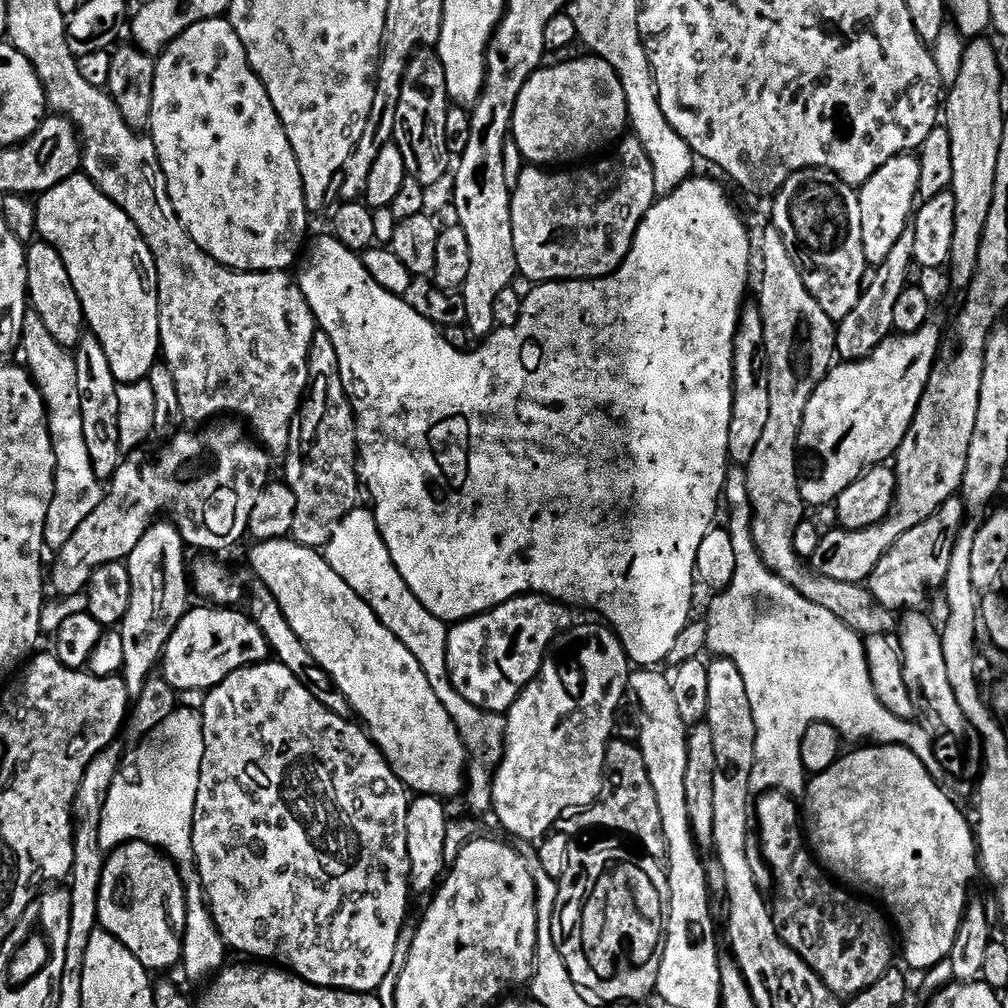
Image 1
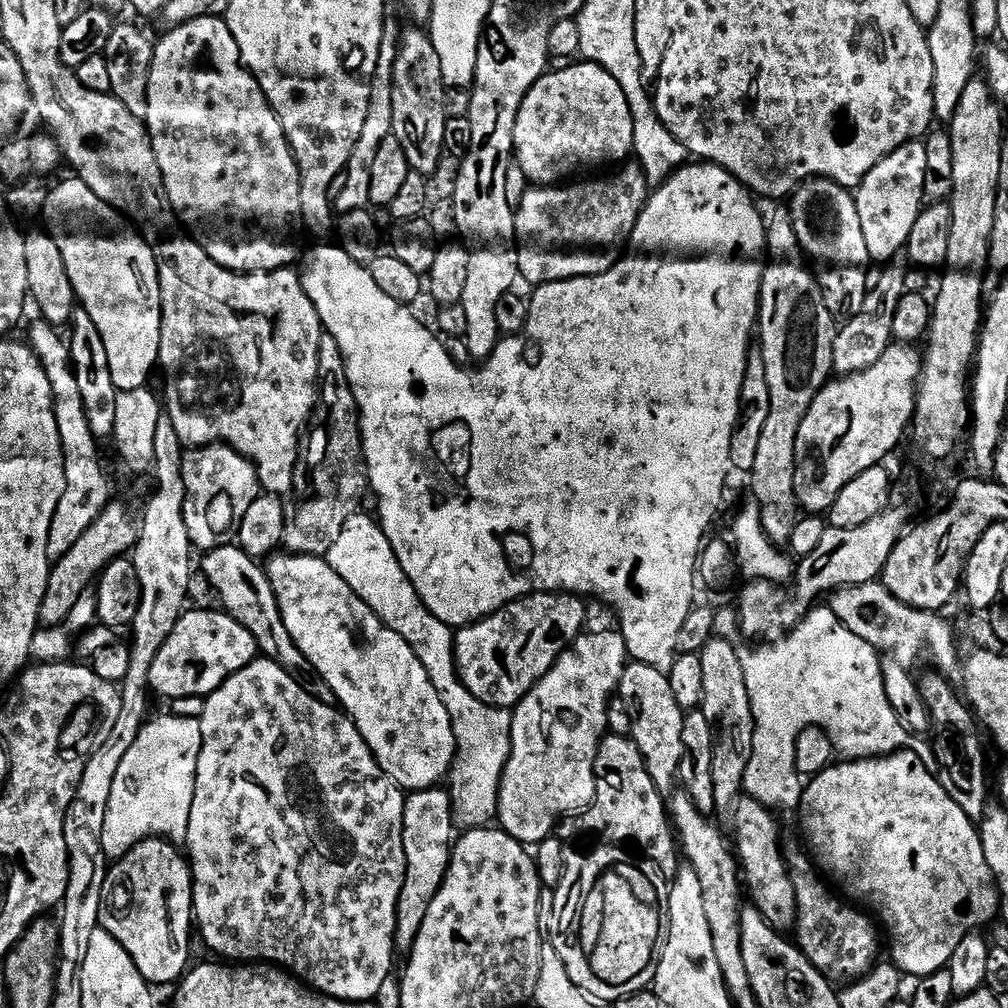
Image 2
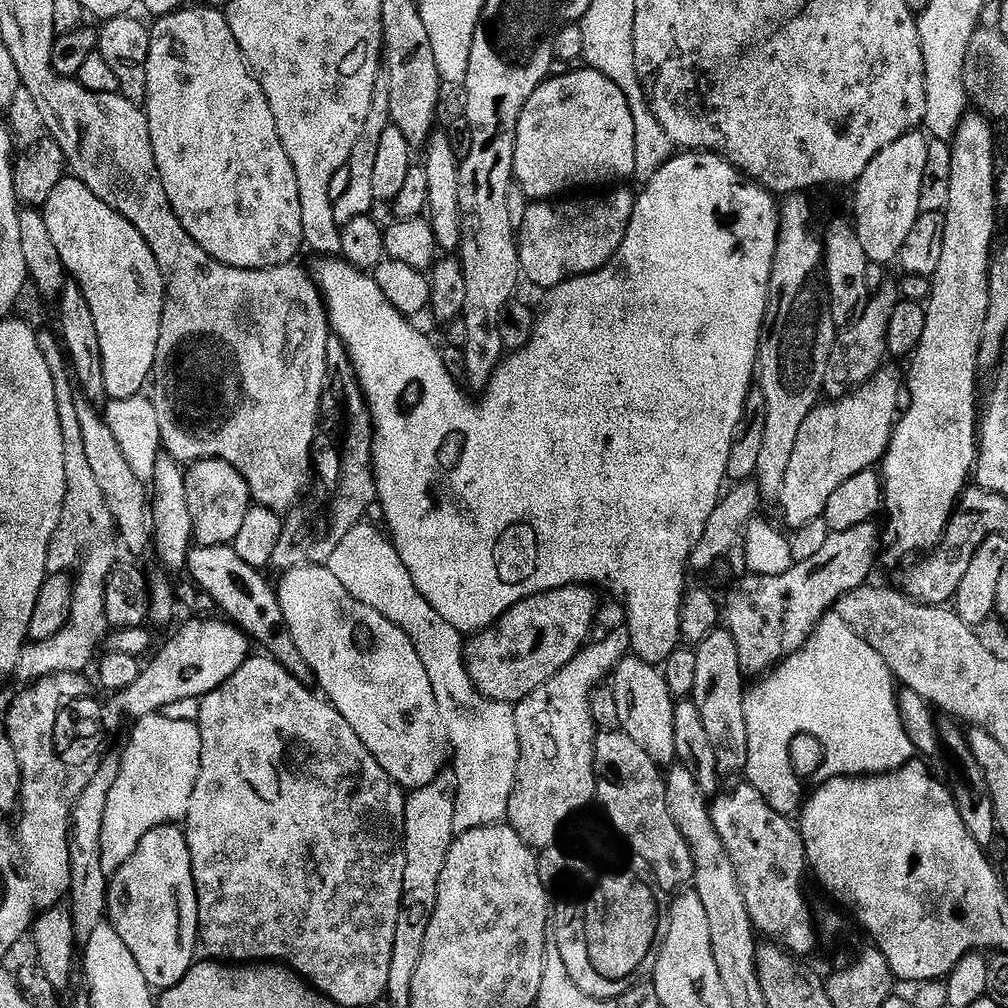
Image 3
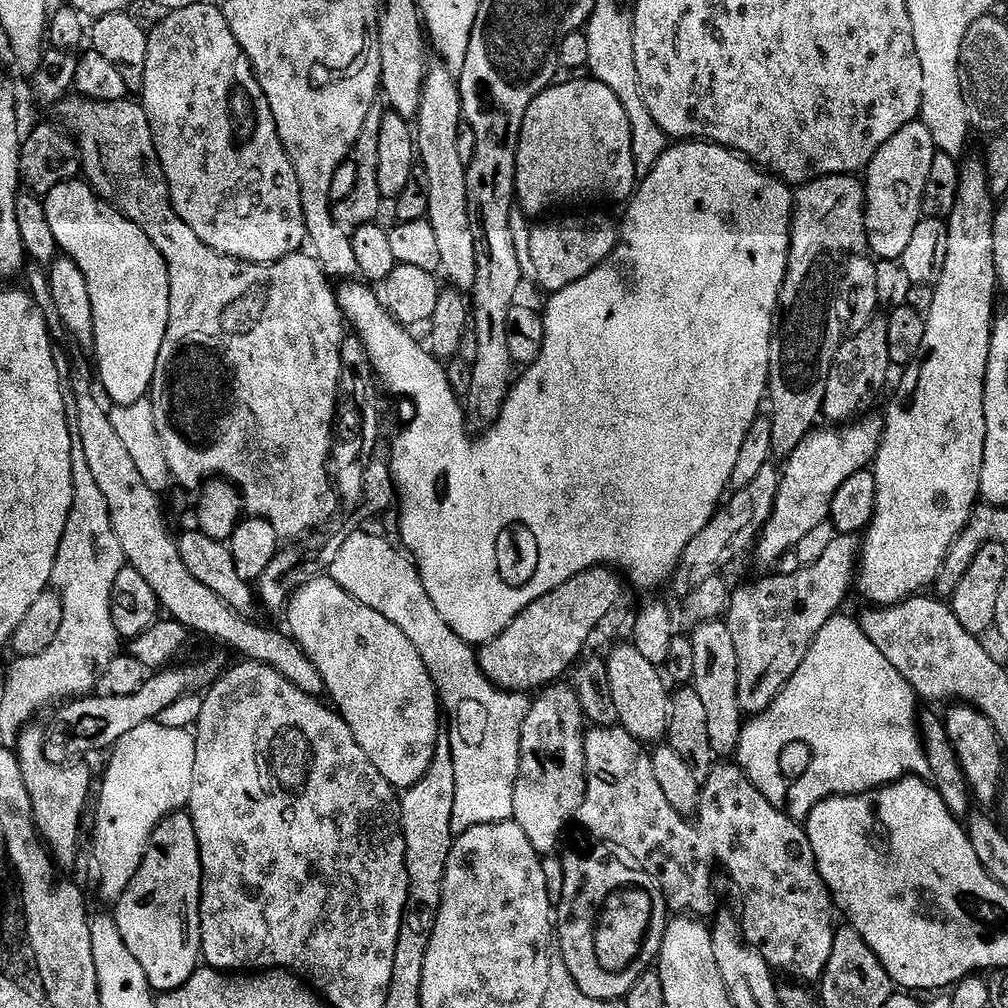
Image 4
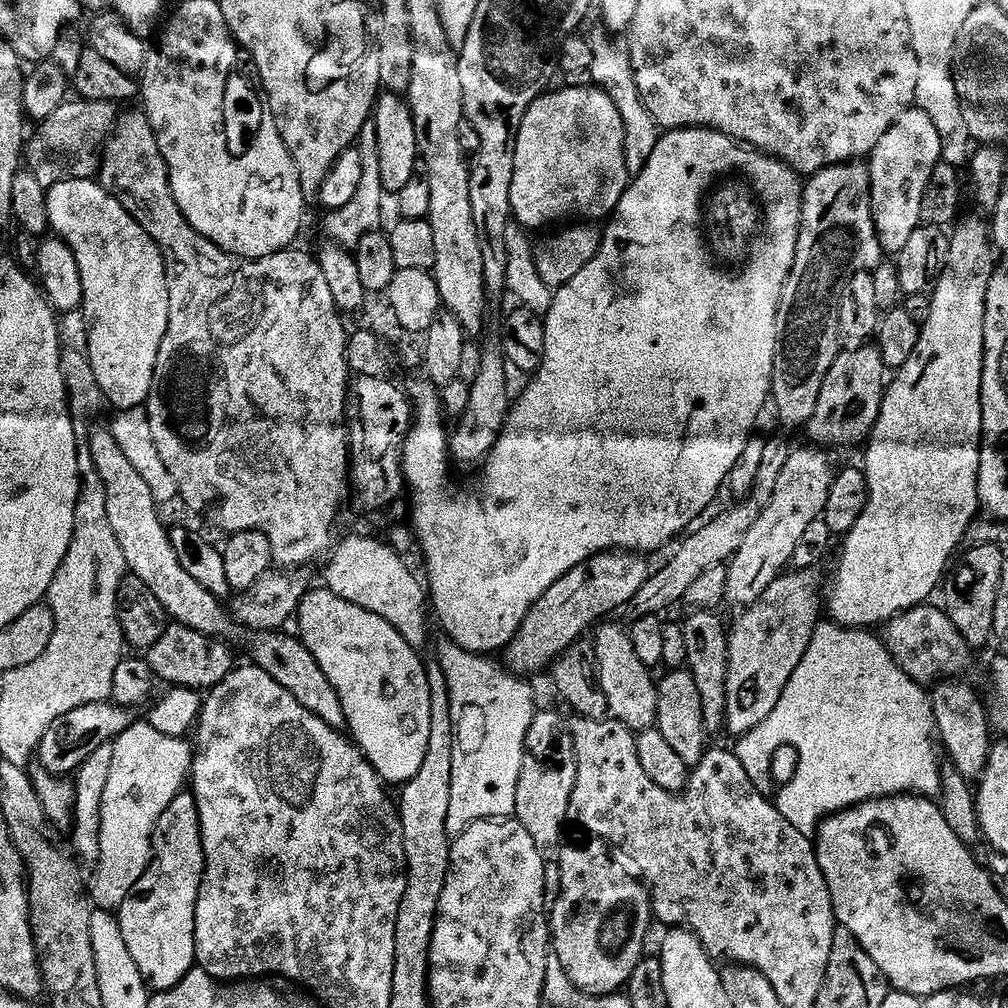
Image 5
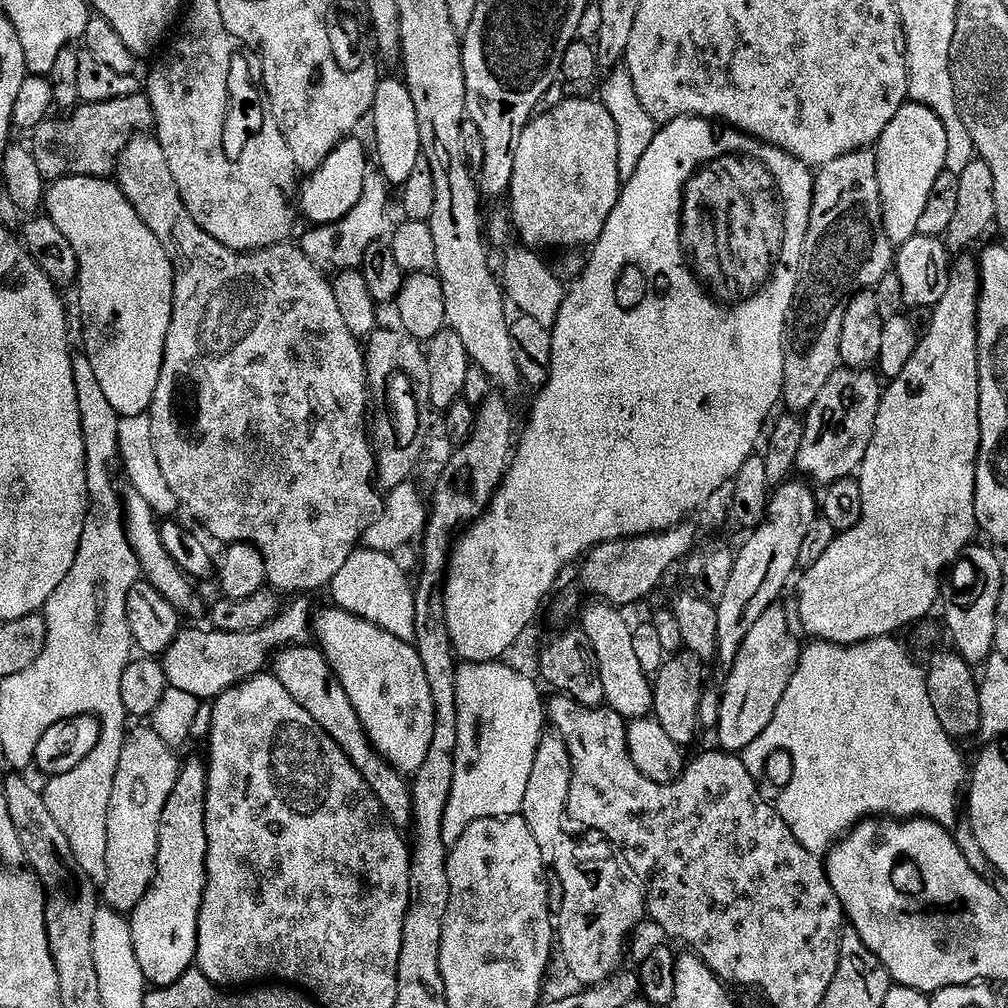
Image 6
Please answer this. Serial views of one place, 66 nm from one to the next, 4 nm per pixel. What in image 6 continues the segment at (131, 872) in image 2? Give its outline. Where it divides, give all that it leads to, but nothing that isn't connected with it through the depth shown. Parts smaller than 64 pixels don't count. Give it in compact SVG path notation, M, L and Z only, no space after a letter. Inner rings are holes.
M203 759L184 760L178 782L166 798L166 810L158 826L158 858L156 876L146 890L142 902L130 913L134 954L149 985L165 988L196 963L198 946L198 914L204 896L206 874L206 790L208 766Z

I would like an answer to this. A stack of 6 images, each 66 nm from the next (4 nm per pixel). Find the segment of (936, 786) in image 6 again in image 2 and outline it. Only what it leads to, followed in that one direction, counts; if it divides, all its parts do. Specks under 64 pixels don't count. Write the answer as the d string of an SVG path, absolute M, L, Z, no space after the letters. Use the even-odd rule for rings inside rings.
M824 606L813 607L812 611L801 620L799 626L793 628L791 632L779 637L775 642L764 642L753 652L740 652L740 661L742 662L742 670L746 678L746 690L750 694L750 706L752 707L752 717L756 723L754 730L754 746L750 754L750 762L746 766L746 774L744 775L743 791L747 793L751 799L757 800L769 810L777 810L776 808L792 808L799 809L800 795L804 793L804 784L799 772L796 771L796 739L798 734L802 734L802 730L807 728L820 728L830 738L835 755L849 760L873 760L875 756L891 756L893 752L899 752L909 747L910 733L903 728L902 722L899 721L897 714L894 712L894 706L890 706L890 698L886 698L886 686L882 678L882 656L876 651L874 646L870 646L870 642L862 642L862 638L858 638L858 634L853 634L850 630L846 630L846 626L842 626L842 622L838 622L838 618L834 615L831 607Z

